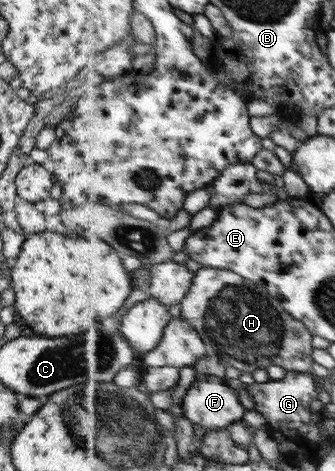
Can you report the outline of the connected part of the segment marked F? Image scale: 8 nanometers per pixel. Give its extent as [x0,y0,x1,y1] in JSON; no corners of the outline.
[183,375,248,432]

